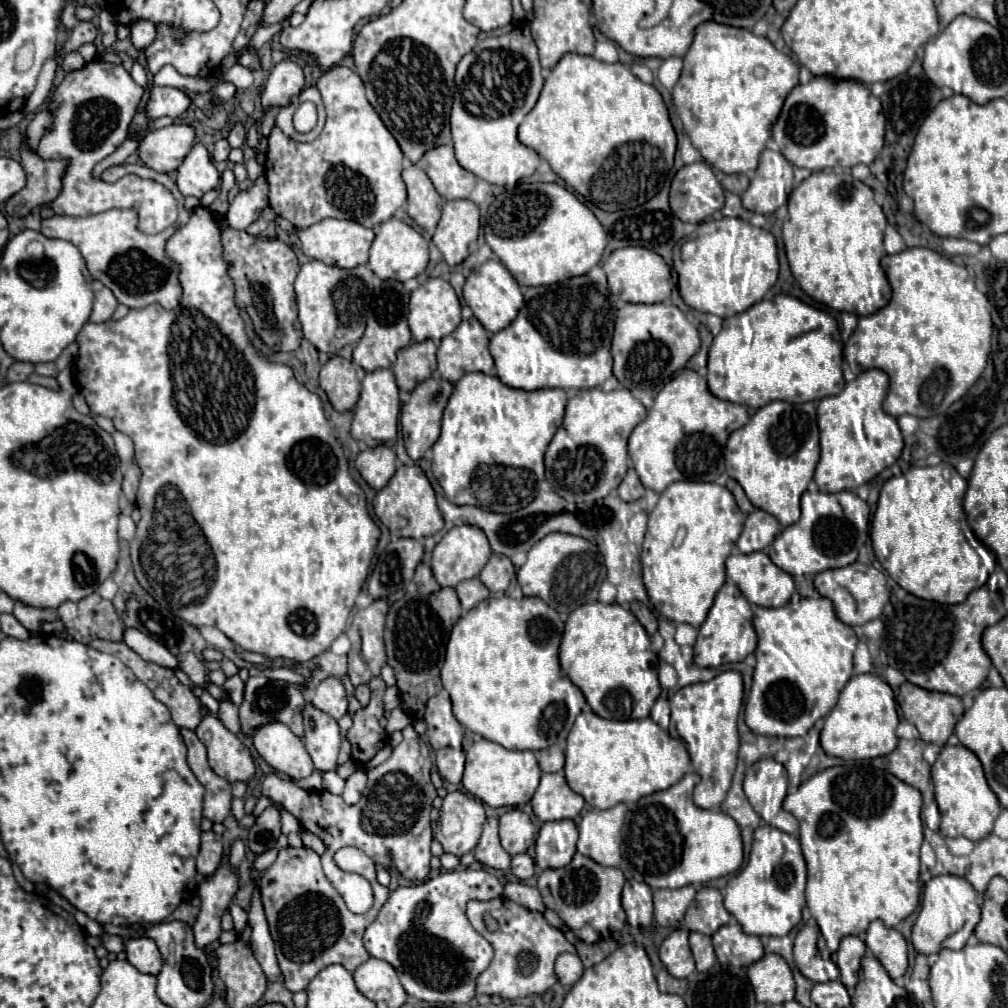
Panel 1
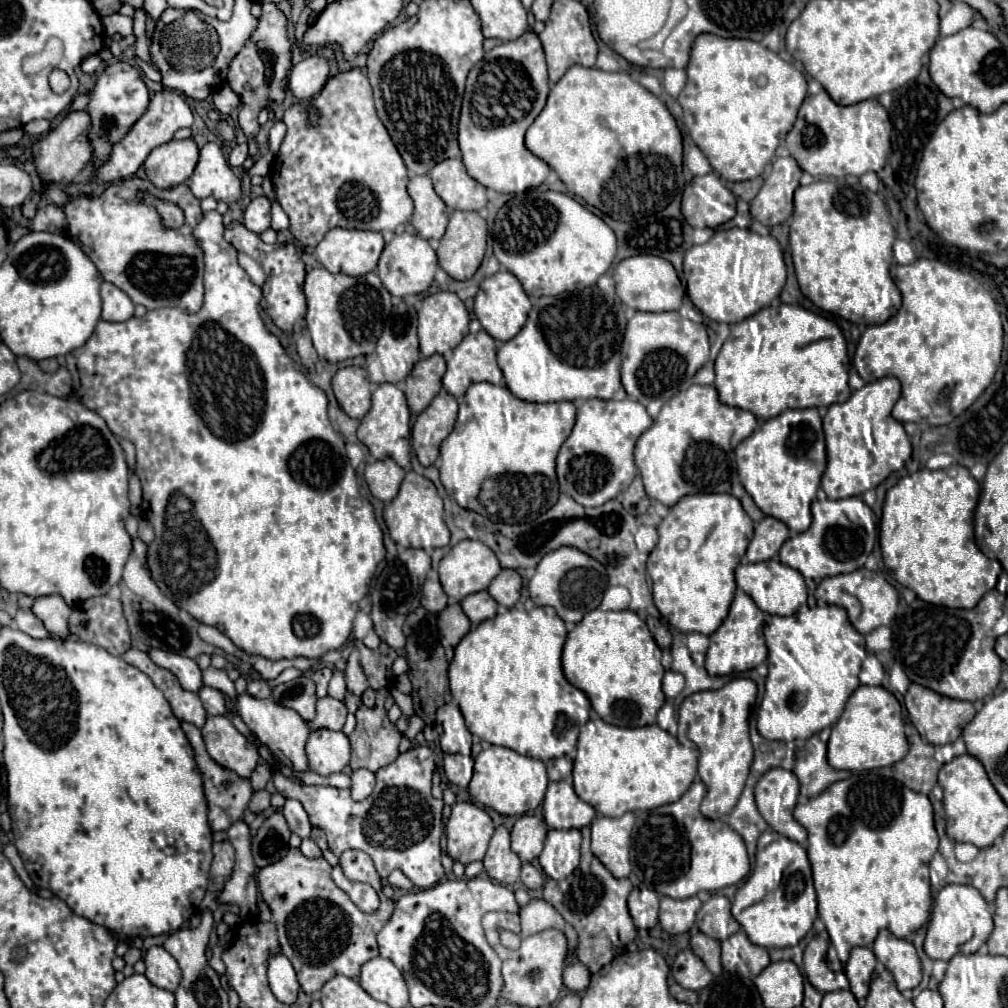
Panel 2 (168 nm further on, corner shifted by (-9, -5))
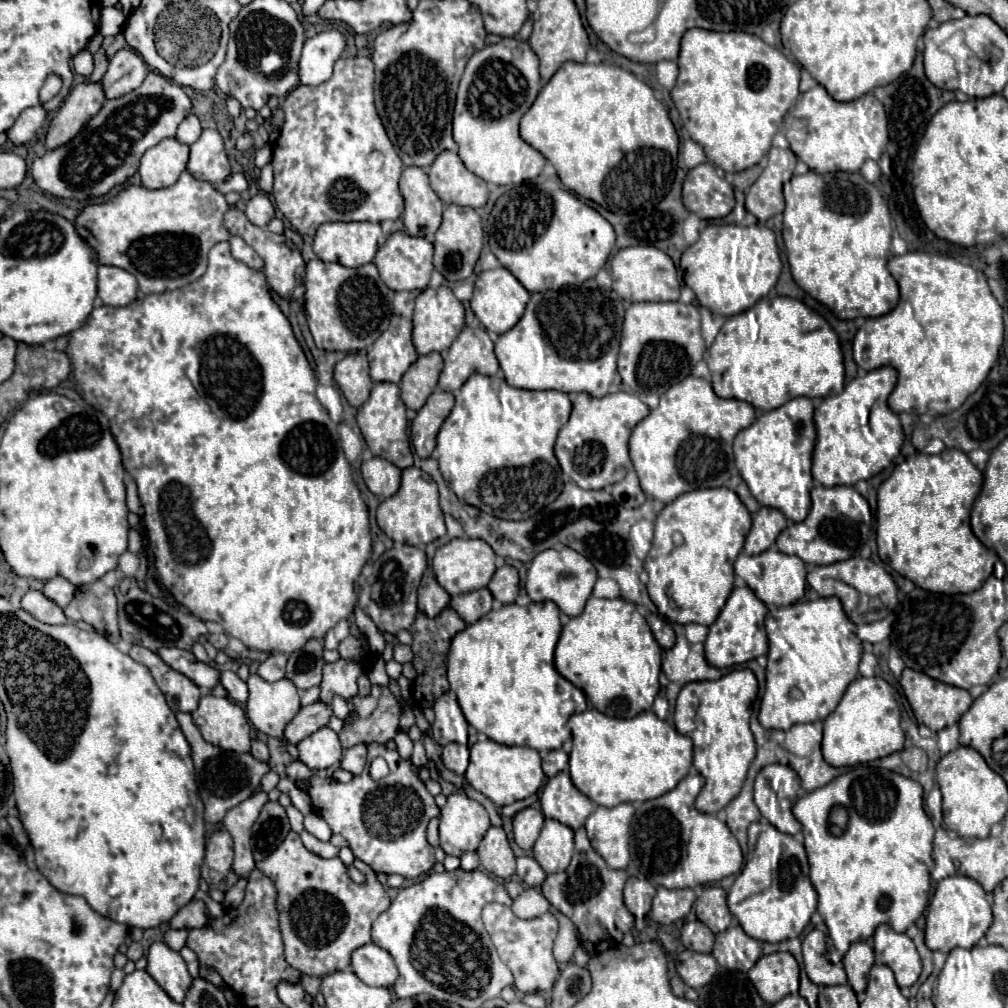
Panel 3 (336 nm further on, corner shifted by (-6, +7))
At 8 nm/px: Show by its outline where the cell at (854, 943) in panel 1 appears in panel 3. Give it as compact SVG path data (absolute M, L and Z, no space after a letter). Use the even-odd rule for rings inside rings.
M868 942L850 944L850 950L842 958L842 964L844 964L844 970L848 974L848 984L854 988L854 992L864 992L870 966L874 964L872 946Z

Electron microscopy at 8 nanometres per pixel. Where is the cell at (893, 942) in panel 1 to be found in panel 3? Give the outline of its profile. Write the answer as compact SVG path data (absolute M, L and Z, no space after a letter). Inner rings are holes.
M880 924L874 932L874 952L876 962L892 968L900 988L912 986L918 980L922 962L912 938L906 934L894 932L888 924Z

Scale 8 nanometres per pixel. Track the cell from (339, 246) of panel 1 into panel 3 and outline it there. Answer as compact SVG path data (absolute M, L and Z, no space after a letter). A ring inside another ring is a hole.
M326 222L314 236L314 252L324 262L338 262L348 268L358 268L374 260L376 250L386 242L378 222Z

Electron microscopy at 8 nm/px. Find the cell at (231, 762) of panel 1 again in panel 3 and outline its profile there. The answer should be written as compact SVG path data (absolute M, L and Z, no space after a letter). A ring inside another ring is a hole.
M210 694L202 696L192 718L206 742L236 754L250 752L252 740L248 718L230 698L216 698Z

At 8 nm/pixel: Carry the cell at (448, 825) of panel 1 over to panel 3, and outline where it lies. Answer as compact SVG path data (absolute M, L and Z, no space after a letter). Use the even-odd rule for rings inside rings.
M464 792L450 794L446 806L440 810L440 846L444 848L446 854L462 856L464 852L476 850L488 828L490 828L490 818L486 808L476 800L468 798Z

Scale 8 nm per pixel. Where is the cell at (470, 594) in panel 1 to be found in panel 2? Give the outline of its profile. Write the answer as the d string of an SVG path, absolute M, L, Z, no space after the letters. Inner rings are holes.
M477 592L461 600L461 608L465 616L471 620L471 626L479 626L483 620L489 620L497 614L497 602L489 596L489 592Z

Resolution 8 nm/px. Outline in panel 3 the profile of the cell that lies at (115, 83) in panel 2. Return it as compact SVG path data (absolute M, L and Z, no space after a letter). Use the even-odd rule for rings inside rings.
M118 50L108 64L108 70L102 78L102 88L108 100L120 98L136 90L148 76L148 66L134 50Z

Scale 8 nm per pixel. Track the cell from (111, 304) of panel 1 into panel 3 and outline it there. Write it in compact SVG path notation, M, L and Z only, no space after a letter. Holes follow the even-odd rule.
M116 266L98 268L98 296L106 306L126 306L136 298L136 278Z

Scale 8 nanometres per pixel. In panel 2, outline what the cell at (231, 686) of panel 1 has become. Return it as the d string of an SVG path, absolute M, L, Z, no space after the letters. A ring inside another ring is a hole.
M259 678L259 680L251 680L251 682L249 682L247 692L249 692L251 696L255 696L255 698L271 698L273 688L269 686L269 682L267 682L267 680Z

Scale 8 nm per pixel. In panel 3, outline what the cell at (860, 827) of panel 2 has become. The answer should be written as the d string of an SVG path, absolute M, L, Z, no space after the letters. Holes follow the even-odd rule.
M860 764L826 786L798 798L792 812L802 824L810 880L818 892L818 912L826 922L827 936L834 940L838 950L828 954L832 963L842 961L840 956L848 952L852 942L872 938L878 924L888 924L896 932L906 932L906 928L918 920L930 896L928 864L932 862L934 840L934 826L924 812L924 792L918 782L890 770L876 770L872 774L872 766Z

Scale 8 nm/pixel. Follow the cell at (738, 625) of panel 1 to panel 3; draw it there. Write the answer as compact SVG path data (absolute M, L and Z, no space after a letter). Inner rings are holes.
M734 588L730 598L726 600L726 606L722 608L716 622L710 626L708 638L704 642L706 648L706 660L708 664L716 668L728 668L734 664L744 664L748 660L754 660L768 652L768 638L764 630L764 618L766 618L766 604L756 598L756 594L748 588Z

